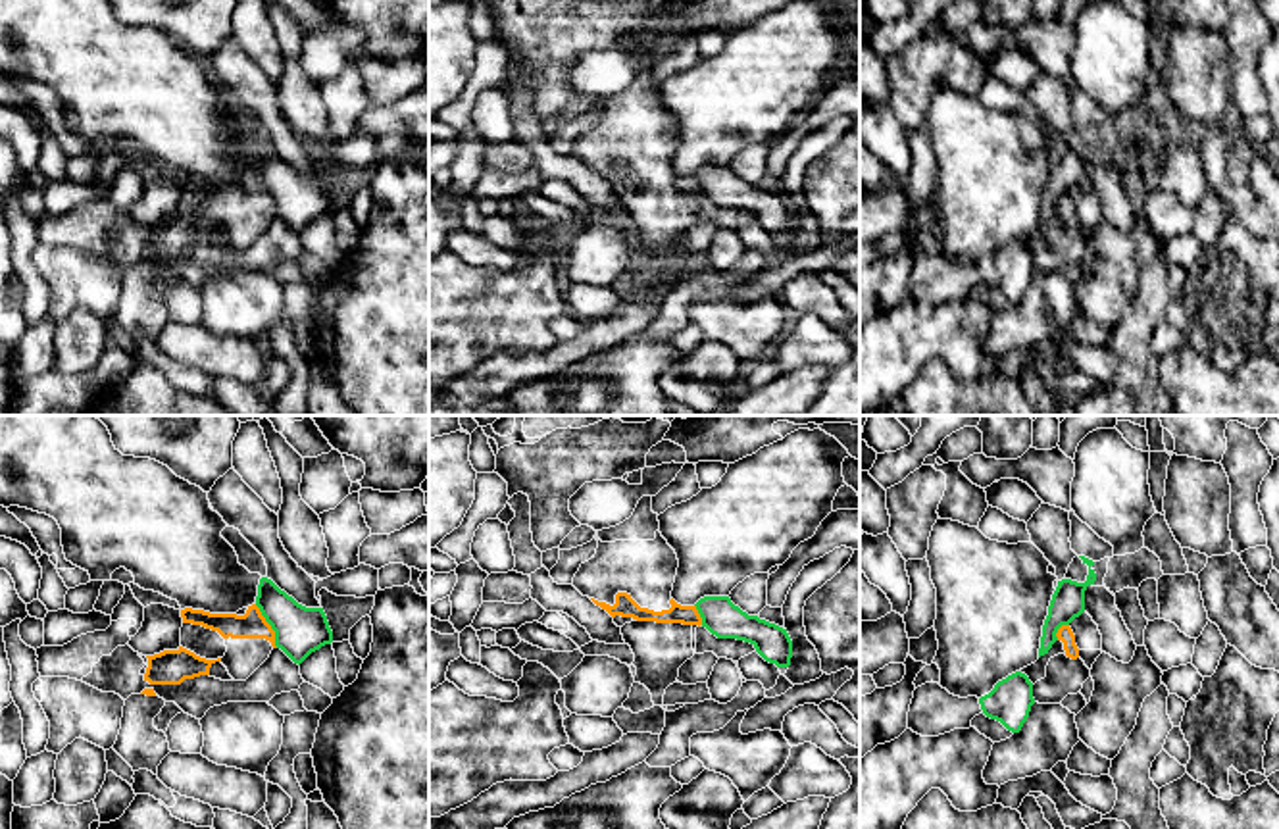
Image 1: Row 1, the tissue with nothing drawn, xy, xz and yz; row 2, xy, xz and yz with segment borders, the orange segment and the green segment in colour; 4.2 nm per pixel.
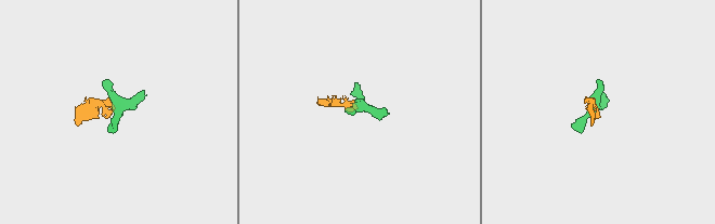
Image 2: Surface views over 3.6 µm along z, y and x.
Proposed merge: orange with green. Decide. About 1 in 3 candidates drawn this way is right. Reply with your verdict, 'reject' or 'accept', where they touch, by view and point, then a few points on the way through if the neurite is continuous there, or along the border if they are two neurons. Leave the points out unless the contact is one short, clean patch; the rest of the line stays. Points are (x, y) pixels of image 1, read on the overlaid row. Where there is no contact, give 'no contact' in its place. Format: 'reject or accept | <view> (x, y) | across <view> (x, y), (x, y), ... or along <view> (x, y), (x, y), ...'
reject | xy (270, 626) | along xy (254, 604), (274, 631), (277, 647)

